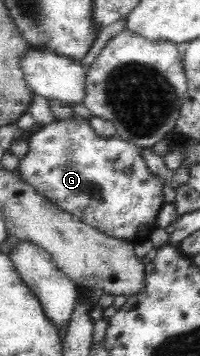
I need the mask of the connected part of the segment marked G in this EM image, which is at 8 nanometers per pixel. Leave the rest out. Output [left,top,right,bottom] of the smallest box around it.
[18,114,166,244]

